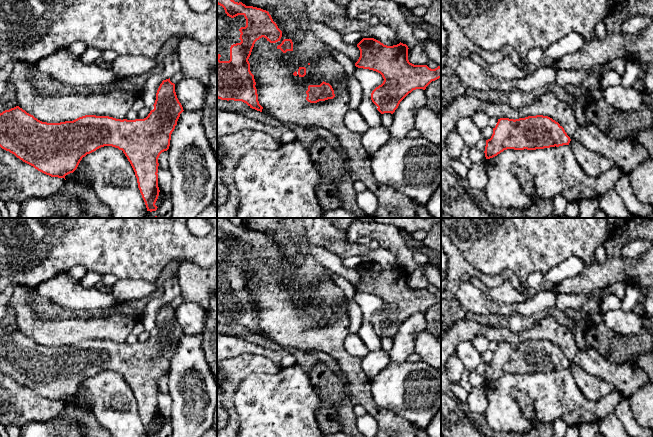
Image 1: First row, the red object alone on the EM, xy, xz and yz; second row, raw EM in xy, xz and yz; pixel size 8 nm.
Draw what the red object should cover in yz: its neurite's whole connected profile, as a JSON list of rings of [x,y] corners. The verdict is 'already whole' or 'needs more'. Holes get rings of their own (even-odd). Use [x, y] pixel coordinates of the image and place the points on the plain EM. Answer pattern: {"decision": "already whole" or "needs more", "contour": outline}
{"decision": "already whole", "contour": [[[536,339],[519,343],[500,342],[493,352],[493,358],[486,364],[485,381],[493,382],[507,373],[536,374],[569,369],[571,363],[564,352],[548,340]]]}

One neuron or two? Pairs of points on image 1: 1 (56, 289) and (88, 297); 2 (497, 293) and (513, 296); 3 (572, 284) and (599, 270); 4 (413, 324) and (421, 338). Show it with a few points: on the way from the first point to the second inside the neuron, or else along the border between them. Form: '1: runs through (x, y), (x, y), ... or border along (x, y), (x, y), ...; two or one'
1: runs through (64, 291), (75, 297), (80, 297); one
2: runs through (501, 293), (509, 295); one
3: runs through (579, 284), (592, 277); one
4: border along (425, 328), (414, 335), (414, 351); two

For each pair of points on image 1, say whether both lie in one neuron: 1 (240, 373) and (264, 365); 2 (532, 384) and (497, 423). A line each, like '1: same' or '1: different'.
1: same
2: same

